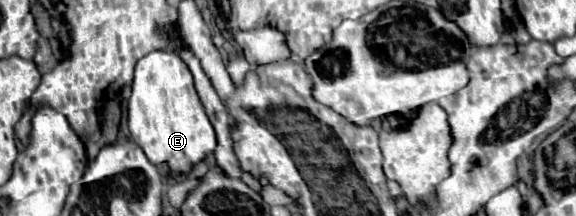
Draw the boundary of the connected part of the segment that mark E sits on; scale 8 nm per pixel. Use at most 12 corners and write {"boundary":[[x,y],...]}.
{"boundary":[[178,52],[136,62],[128,128],[152,164],[190,172],[216,134]]}

